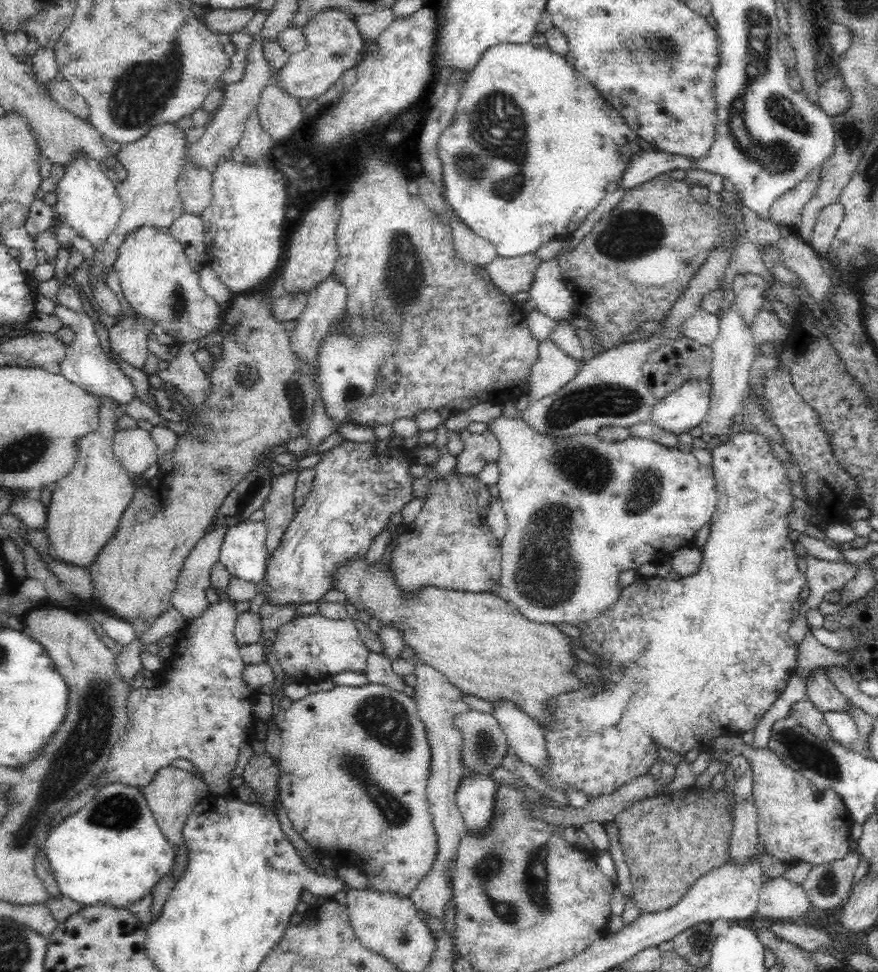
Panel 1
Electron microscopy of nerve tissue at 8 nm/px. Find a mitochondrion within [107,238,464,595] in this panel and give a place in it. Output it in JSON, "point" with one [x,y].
{"point":[295,395]}

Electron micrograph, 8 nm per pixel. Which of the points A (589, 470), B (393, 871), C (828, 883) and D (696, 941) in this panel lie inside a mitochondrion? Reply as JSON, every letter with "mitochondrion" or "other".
{"A":"mitochondrion","B":"other","C":"mitochondrion","D":"mitochondrion"}

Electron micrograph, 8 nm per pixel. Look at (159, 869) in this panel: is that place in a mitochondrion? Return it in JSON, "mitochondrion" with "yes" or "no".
{"mitochondrion":"no"}

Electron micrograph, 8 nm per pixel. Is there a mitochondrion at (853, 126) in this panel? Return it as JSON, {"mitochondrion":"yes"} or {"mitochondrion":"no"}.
{"mitochondrion":"yes"}

